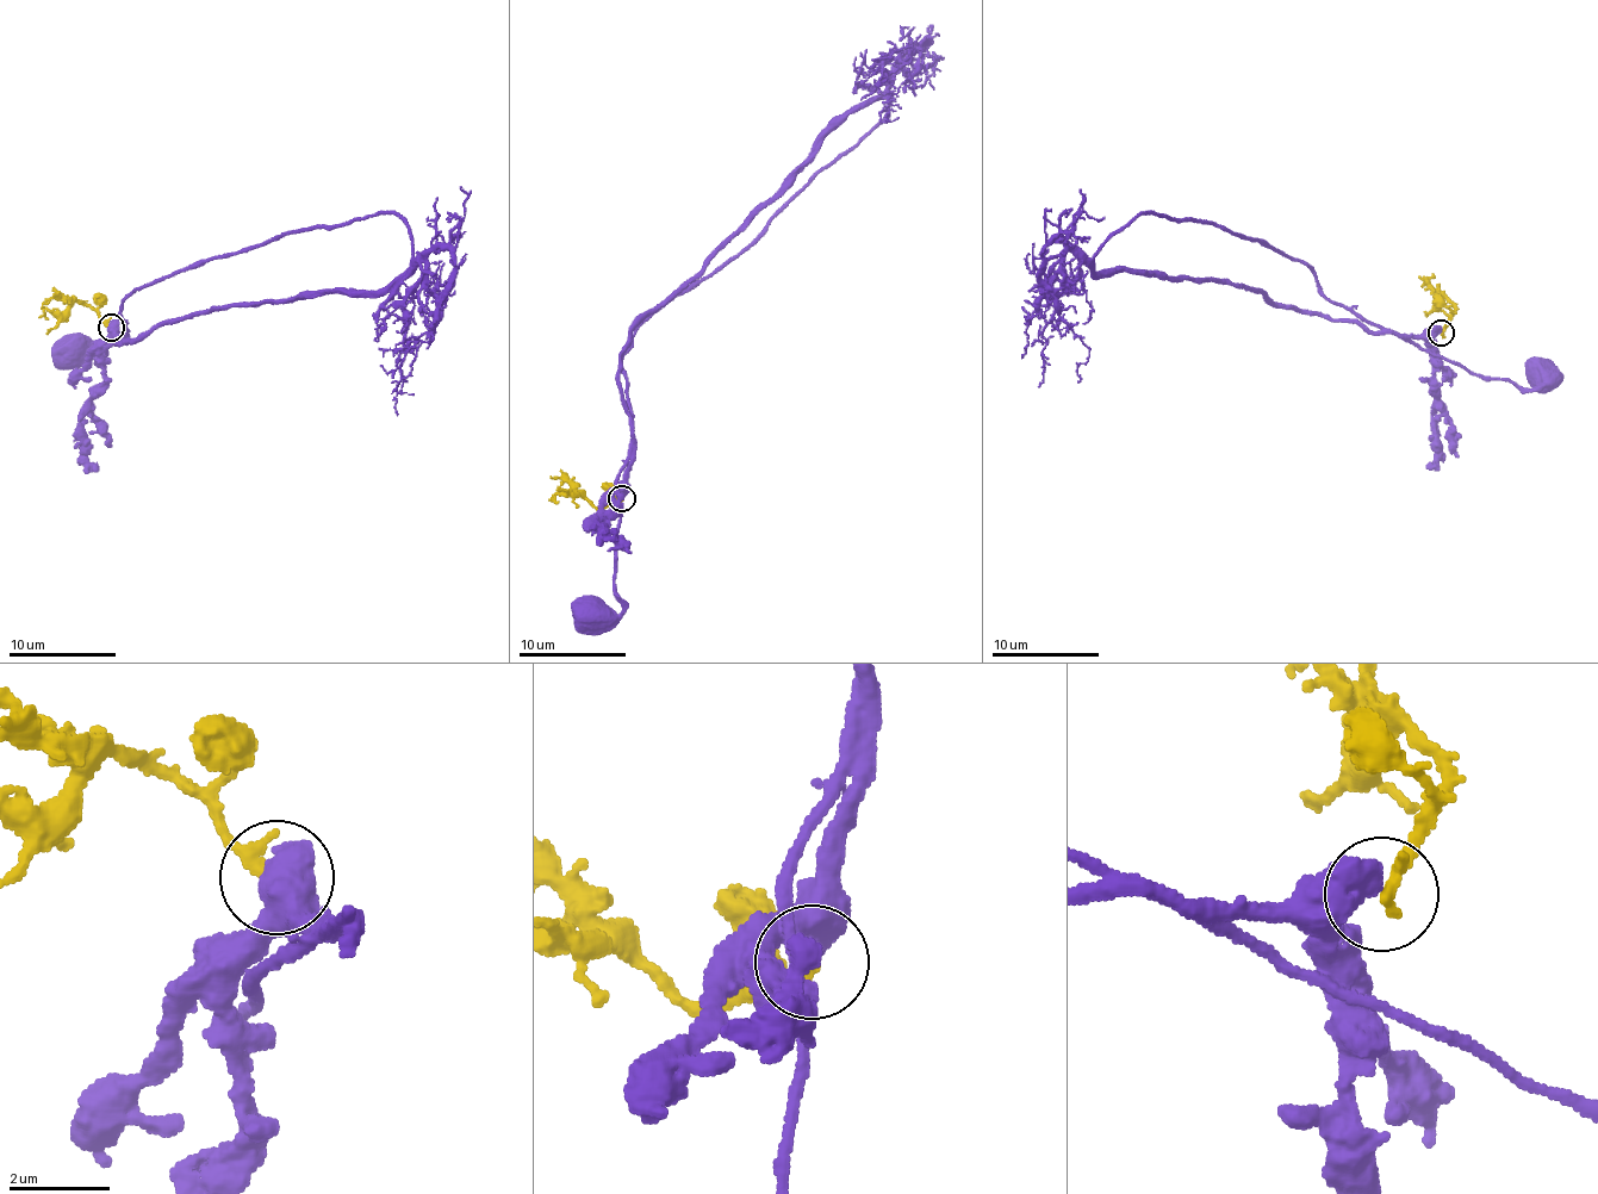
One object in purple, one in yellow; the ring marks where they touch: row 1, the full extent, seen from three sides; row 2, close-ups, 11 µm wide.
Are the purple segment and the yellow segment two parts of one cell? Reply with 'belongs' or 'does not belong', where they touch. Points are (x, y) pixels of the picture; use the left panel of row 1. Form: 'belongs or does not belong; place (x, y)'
does not belong; place (111, 327)

